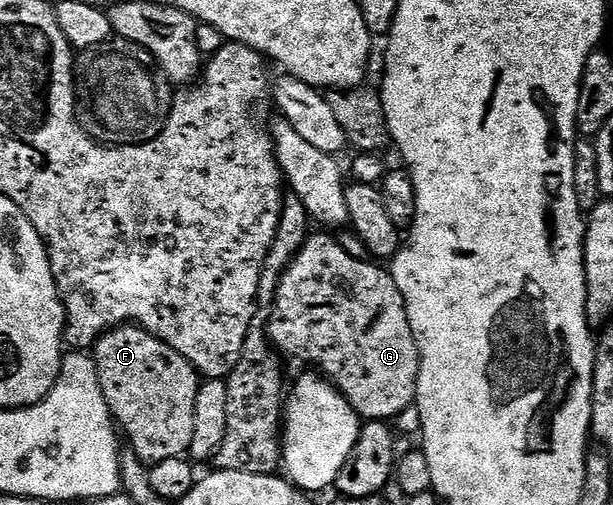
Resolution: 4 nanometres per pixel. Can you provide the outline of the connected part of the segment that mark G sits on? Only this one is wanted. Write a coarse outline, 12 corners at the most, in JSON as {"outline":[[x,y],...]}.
{"outline":[[311,234],[268,334],[358,416],[418,393],[393,275]]}

